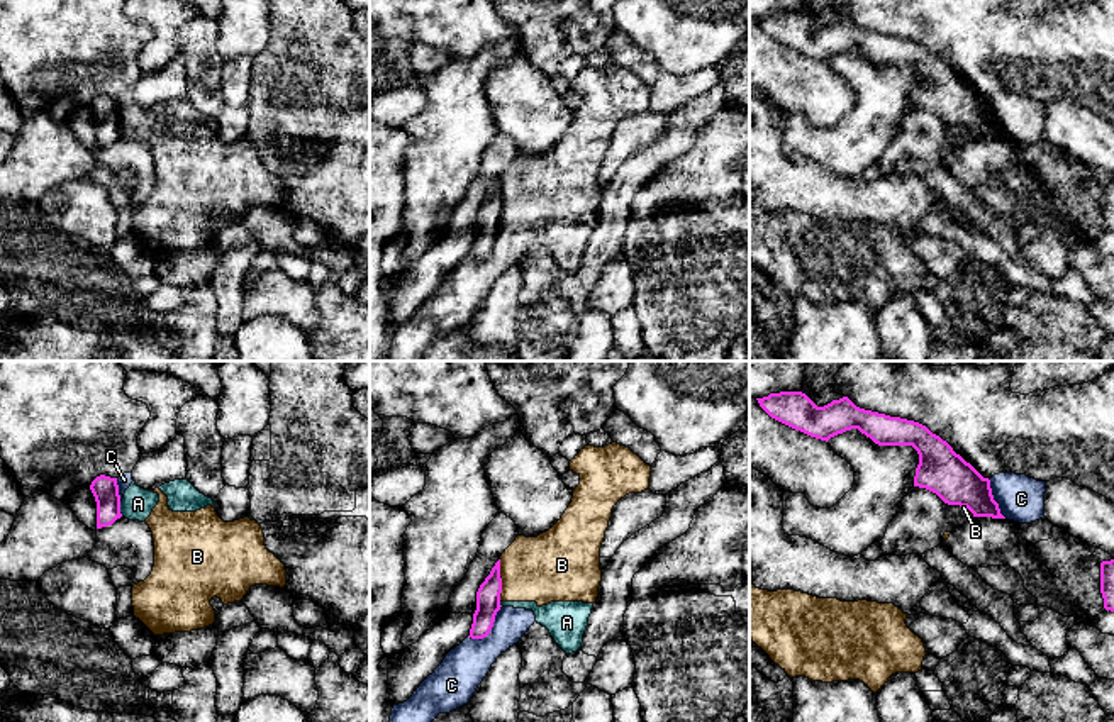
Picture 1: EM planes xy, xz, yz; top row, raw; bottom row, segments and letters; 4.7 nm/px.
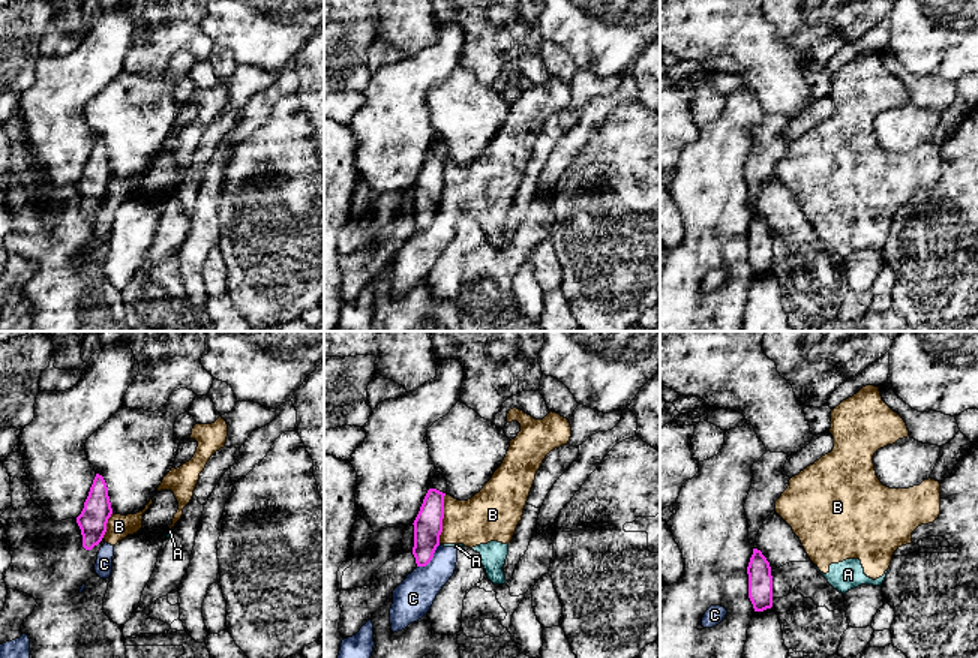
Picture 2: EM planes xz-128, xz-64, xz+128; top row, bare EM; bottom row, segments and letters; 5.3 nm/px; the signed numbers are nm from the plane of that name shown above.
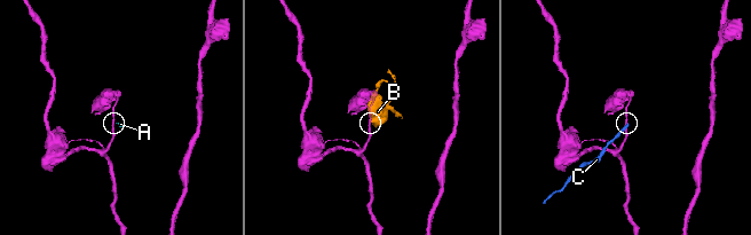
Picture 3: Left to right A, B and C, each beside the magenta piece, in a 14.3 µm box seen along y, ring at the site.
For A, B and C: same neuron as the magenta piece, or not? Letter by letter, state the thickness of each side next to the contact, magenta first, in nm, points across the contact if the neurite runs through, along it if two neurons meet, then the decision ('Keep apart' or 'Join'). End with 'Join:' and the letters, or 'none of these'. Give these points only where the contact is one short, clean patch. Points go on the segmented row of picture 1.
A: Thickness 130 nm (magenta) against 150 nm. Boundary: xy (119, 502), (122, 516). Keep apart
B: Thickness 110 nm (magenta) against 320 nm. Boundary: xz (499, 560), (501, 600). Keep apart
C: Thickness 110 nm (magenta) against 200 nm. Boundary: xz (501, 605), (492, 629), (482, 638), (468, 638). Keep apart
Join: none of these

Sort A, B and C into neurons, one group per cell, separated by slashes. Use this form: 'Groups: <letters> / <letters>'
Groups: A B C

